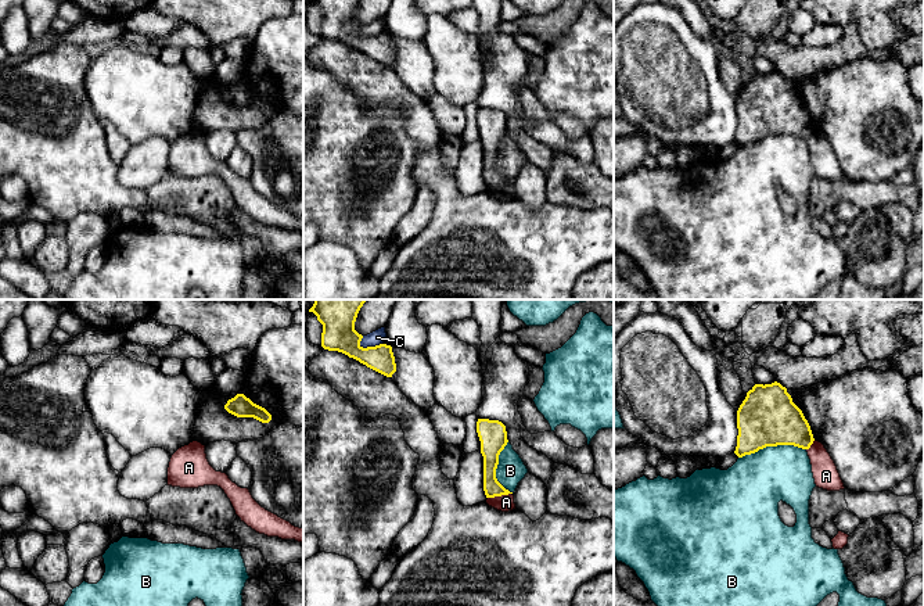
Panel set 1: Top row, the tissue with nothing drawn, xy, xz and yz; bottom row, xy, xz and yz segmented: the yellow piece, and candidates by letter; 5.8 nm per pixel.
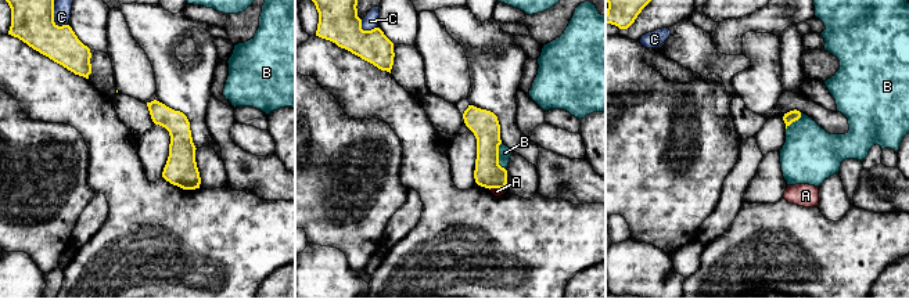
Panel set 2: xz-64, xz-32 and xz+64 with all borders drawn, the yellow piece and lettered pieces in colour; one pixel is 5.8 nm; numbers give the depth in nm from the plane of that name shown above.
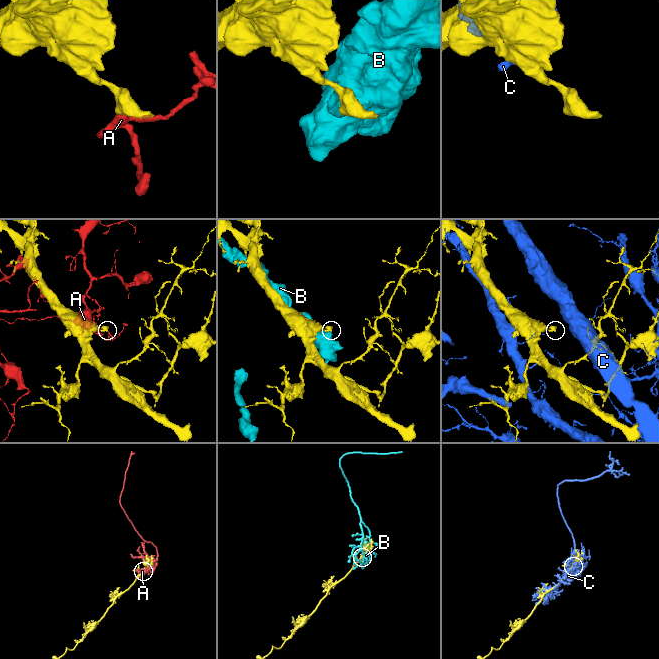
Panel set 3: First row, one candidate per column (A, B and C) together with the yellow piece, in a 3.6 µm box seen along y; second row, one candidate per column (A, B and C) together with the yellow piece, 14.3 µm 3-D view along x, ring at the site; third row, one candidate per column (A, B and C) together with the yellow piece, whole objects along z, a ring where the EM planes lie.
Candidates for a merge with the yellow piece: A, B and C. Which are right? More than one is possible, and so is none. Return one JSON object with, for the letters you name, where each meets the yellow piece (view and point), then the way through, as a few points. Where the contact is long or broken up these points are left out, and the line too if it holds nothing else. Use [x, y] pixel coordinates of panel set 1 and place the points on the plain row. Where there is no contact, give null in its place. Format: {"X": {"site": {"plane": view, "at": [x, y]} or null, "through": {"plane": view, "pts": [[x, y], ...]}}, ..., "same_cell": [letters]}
{"same_cell": []}

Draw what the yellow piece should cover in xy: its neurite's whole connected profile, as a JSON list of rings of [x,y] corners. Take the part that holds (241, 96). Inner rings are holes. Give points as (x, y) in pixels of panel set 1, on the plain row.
[[[237,83],[234,87],[229,89],[224,98],[237,107],[254,107],[262,112],[272,110],[272,104],[265,97],[254,93],[244,83]]]

